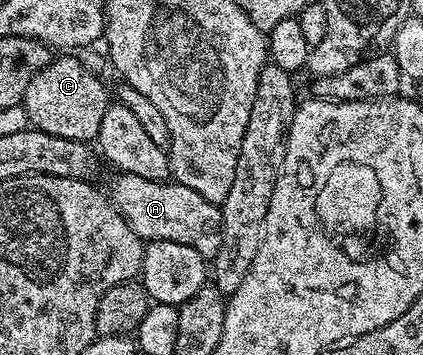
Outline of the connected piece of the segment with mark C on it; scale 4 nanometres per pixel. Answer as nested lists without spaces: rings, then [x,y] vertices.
[[[58,56],[51,60],[28,84],[22,105],[26,108],[29,125],[52,136],[93,143],[100,132],[100,120],[108,105],[102,82],[81,62],[78,56]]]

